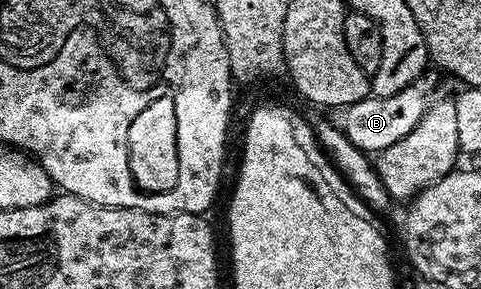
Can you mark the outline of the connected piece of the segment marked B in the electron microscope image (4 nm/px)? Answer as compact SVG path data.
M432 72L422 73L407 87L403 87L403 91L390 97L370 95L364 97L359 103L344 106L340 110L341 121L339 120L339 128L343 135L355 148L361 149L366 155L381 153L387 147L391 147L391 143L399 143L399 139L403 139L403 135L411 135L411 131L415 131L415 123L419 123L419 119L423 119L423 115L438 96L438 74Z

